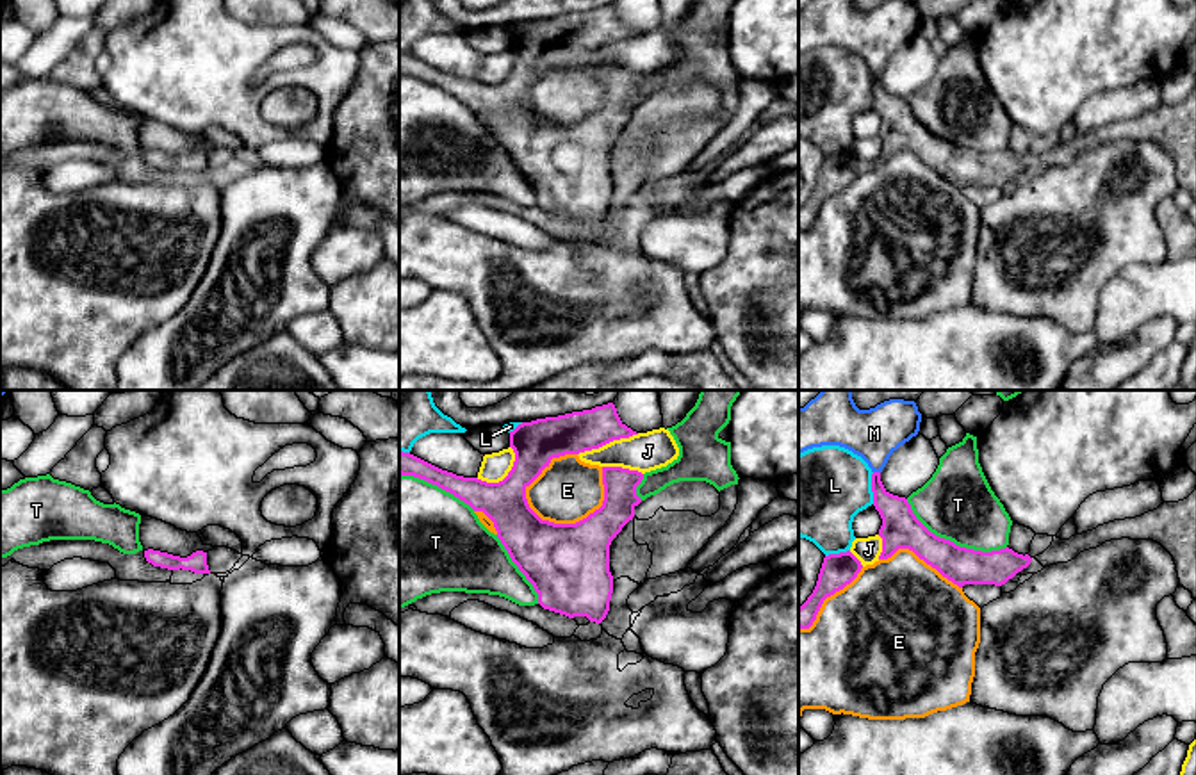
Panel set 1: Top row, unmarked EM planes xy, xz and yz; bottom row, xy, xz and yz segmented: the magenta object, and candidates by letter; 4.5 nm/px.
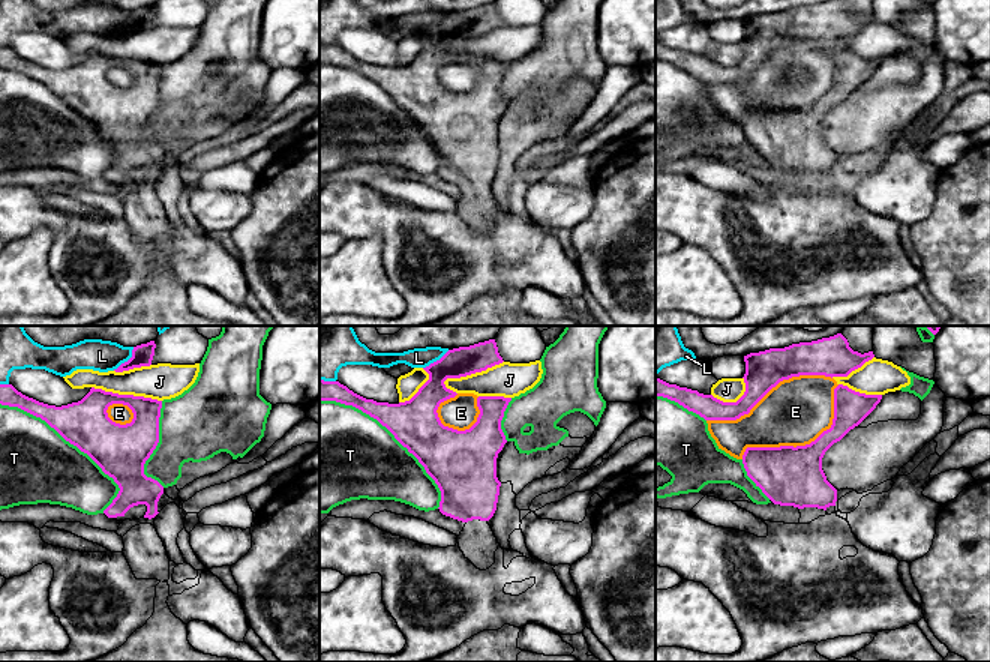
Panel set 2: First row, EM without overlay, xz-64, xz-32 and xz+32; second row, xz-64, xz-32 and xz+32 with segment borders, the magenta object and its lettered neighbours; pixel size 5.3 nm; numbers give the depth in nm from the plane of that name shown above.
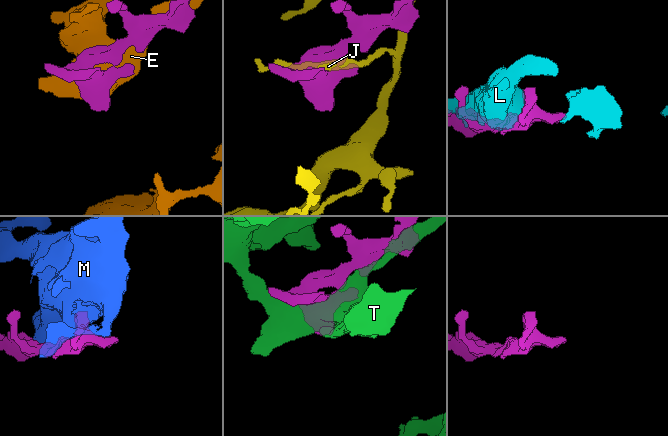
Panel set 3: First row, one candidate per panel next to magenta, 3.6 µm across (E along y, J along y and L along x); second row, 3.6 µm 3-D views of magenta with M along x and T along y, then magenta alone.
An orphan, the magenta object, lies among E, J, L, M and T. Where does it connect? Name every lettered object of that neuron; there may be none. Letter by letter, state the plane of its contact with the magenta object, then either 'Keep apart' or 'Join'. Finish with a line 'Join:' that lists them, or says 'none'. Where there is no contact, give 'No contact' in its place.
E: Touches magenta in xz. Keep apart
J: Touches magenta in xz. Keep apart
L: Touches magenta in yz. Keep apart
M: Touches magenta in yz. Keep apart
T: Touches magenta in yz. Keep apart
Join: none

